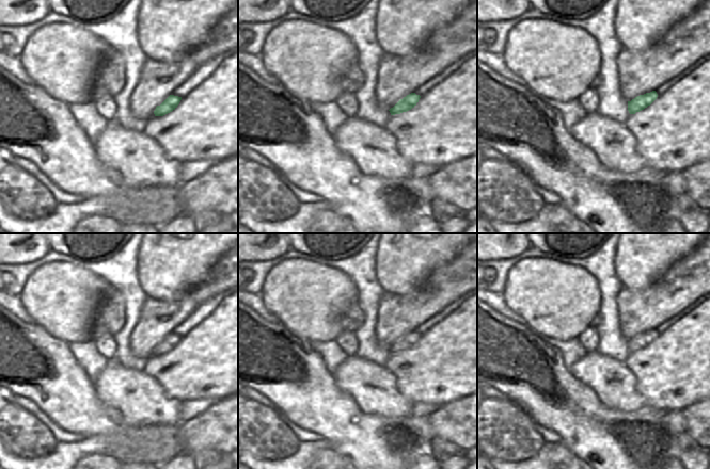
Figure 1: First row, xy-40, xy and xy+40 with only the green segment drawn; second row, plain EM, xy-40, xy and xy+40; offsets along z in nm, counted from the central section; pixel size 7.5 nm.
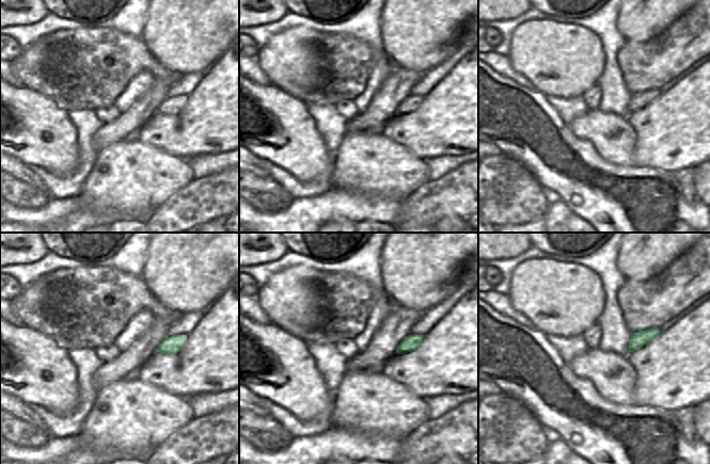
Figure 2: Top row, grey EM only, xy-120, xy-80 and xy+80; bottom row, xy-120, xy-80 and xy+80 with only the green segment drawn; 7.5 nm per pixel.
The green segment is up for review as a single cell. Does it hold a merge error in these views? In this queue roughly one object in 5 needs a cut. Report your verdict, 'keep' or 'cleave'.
keep

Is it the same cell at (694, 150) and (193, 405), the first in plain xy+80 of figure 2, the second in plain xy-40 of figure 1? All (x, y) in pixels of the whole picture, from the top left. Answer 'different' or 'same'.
different

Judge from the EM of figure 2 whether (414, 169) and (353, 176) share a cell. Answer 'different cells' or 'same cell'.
same cell

